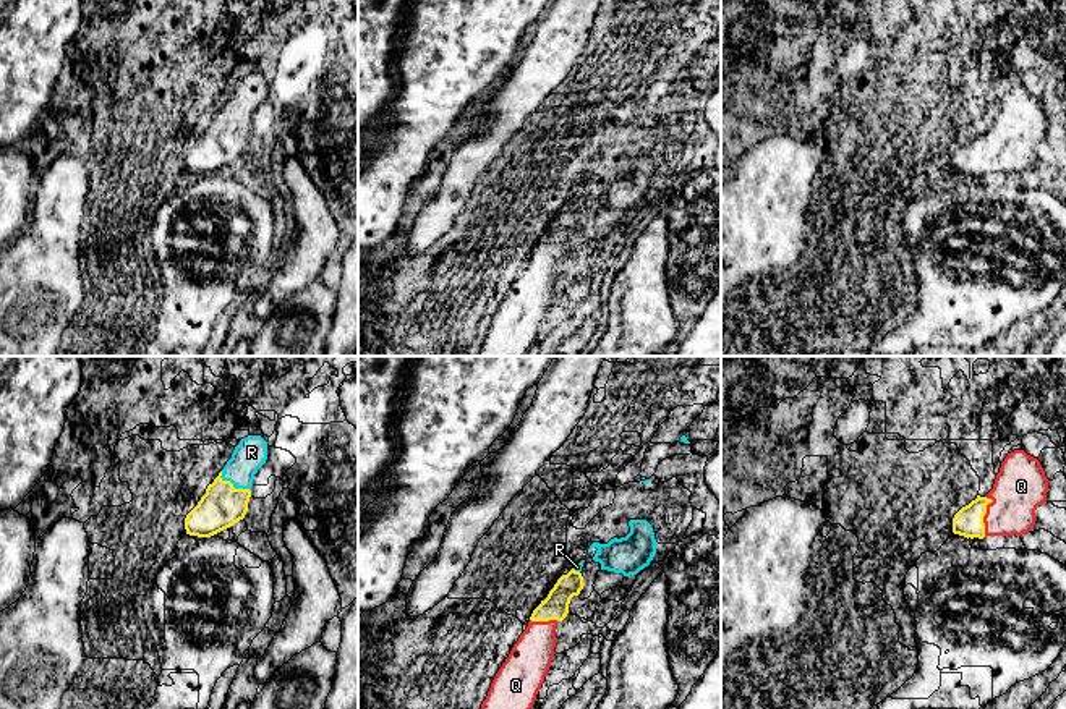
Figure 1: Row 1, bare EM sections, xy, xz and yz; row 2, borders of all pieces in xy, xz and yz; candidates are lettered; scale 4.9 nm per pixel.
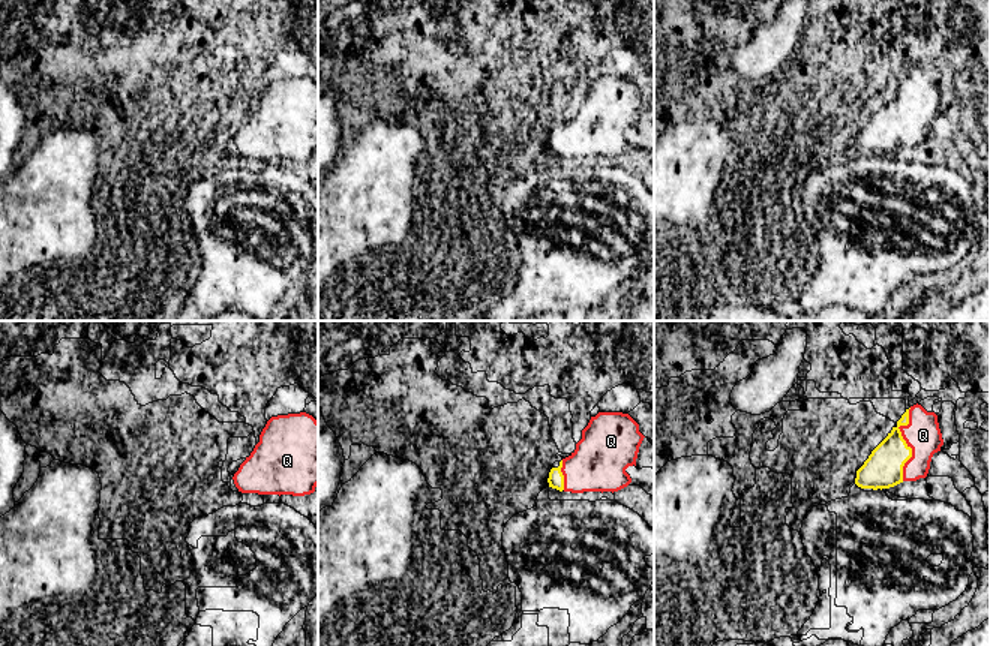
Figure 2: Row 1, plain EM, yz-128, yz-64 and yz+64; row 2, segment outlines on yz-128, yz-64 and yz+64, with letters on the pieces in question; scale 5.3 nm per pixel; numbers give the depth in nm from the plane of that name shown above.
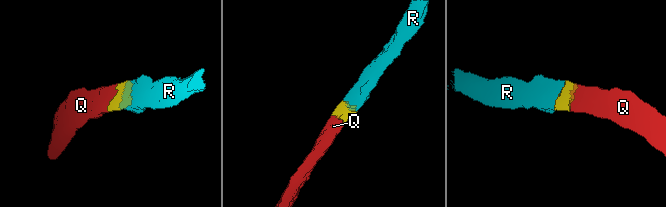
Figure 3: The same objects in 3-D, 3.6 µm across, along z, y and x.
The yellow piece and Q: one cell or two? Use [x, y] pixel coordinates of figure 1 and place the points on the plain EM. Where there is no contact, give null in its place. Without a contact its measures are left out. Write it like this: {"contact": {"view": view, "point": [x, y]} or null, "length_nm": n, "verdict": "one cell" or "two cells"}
{"contact": {"view": "yz", "point": [984, 152]}, "length_nm": 200, "verdict": "one cell"}

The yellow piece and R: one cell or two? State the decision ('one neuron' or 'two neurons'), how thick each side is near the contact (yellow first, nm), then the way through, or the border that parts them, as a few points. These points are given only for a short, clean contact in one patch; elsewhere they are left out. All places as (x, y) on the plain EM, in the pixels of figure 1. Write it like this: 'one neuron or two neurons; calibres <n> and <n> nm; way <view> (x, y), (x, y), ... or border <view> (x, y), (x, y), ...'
one neuron; calibres 220 and 160 nm

